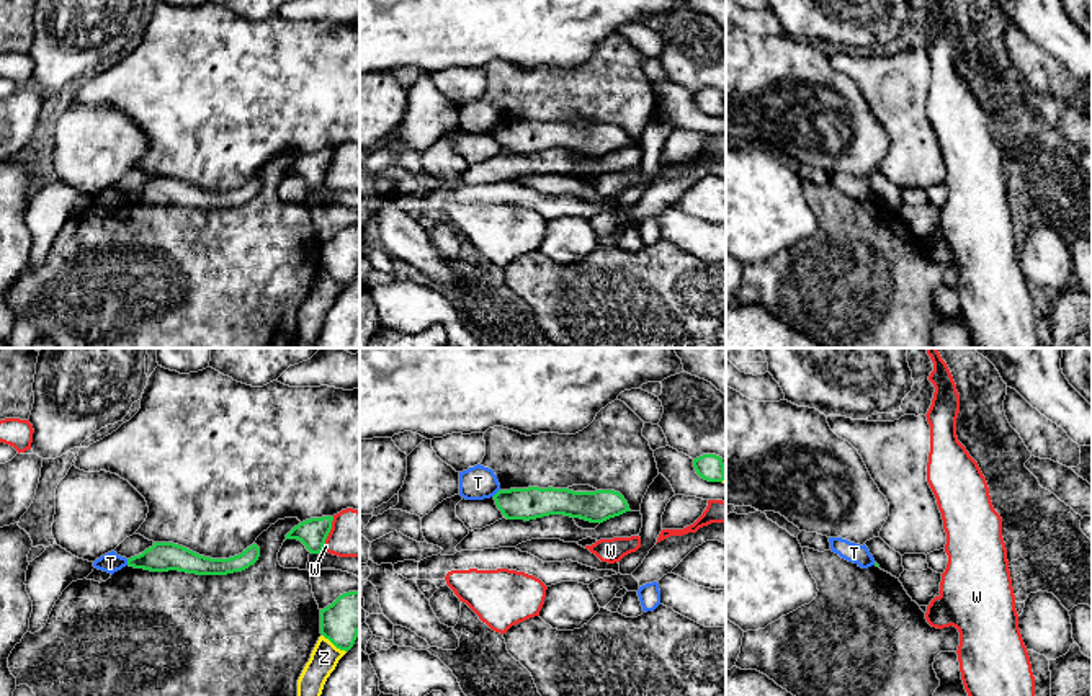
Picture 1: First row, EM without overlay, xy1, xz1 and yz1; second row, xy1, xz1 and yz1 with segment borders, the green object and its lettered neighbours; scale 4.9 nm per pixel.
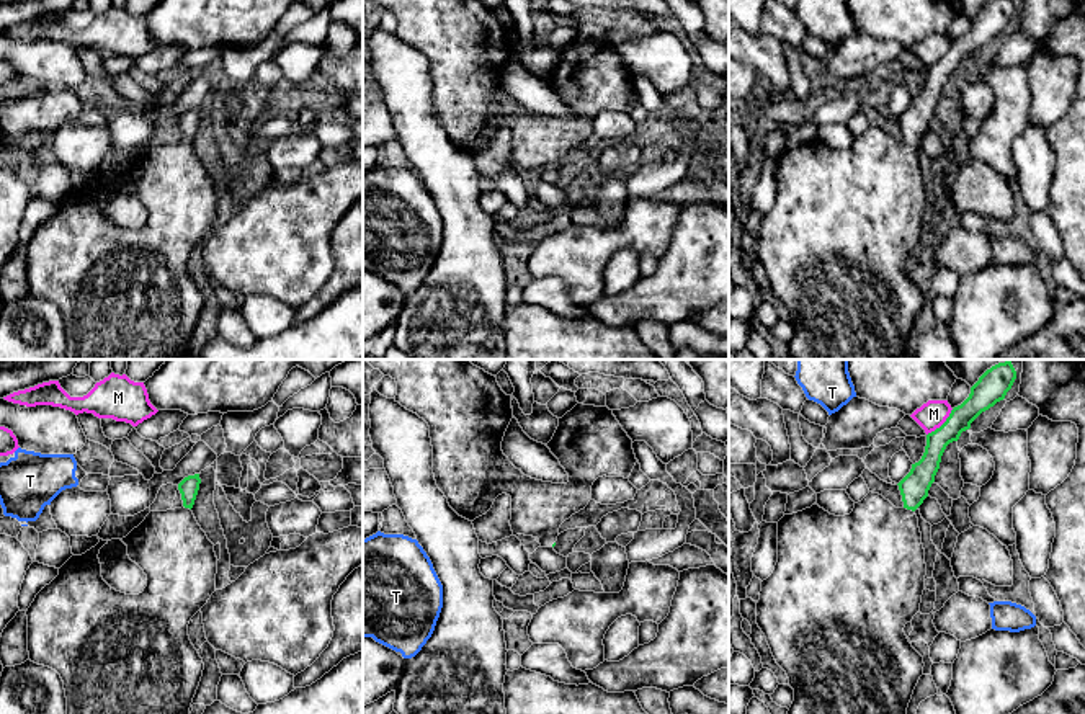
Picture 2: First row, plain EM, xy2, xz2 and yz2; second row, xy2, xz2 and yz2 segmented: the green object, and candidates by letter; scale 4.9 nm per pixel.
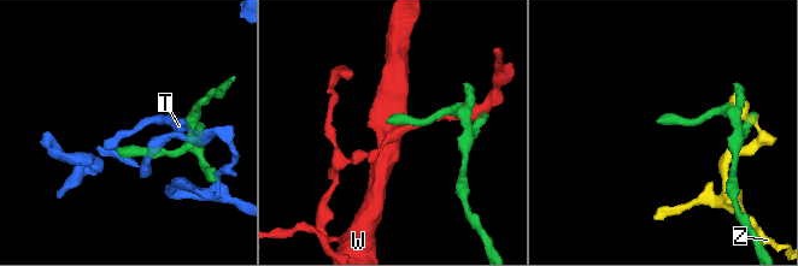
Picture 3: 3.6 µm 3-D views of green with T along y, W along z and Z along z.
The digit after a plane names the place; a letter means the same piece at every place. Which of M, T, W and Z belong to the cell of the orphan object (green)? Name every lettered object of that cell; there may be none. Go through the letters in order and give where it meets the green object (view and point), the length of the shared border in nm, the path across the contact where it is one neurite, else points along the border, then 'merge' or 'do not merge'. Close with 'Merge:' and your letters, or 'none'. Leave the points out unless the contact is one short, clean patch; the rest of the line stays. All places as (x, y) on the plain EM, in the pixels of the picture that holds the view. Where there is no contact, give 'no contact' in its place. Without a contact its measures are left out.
M: yz2 (943, 58) | 190 nm | along yz2 (953, 43), (927, 69) | do not merge
T: xz1 (497, 126) | 50 nm | along xz1 (499, 123), (492, 129) | do not merge
W: xy1 (327, 169) | 190 nm | along xy1 (334, 151), (322, 185) | do not merge
Z: xy1 (334, 278) | 150 nm | do not merge
Merge: none

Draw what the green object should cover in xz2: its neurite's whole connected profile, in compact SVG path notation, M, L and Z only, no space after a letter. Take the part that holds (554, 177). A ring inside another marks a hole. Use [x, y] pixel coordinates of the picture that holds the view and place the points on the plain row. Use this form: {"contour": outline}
{"contour": "M373 0L397 16L395 36L417 47L430 60L433 80L433 108L438 123L448 132L449 141L462 152L474 155L485 149L502 127L511 131L510 160L513 170L525 168L539 173L541 181L554 181L560 158L583 144L592 134L592 119L598 111L627 113L637 96L632 74L623 64L613 44L577 38L559 52L552 74L546 78L569 108L567 118L552 118L531 113L516 103L502 85L505 65L513 52L511 29L507 29L497 11L477 0Z"}

